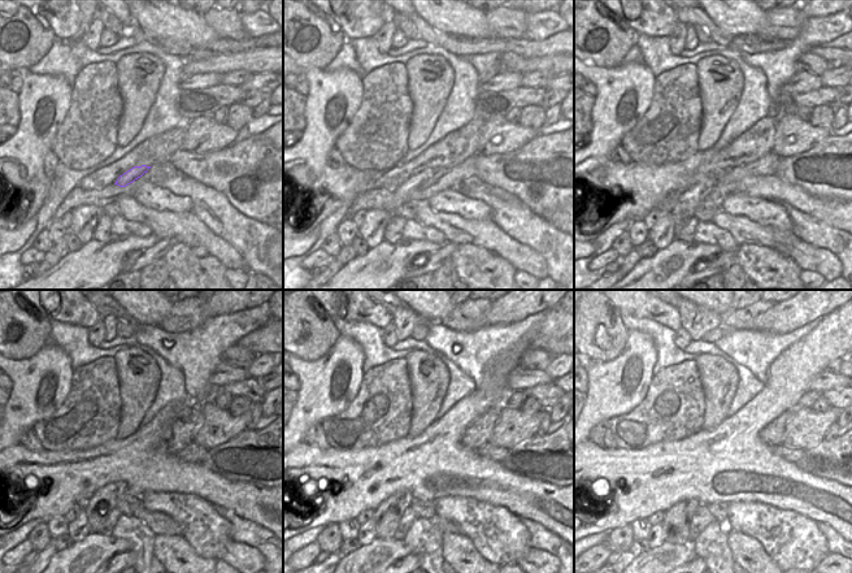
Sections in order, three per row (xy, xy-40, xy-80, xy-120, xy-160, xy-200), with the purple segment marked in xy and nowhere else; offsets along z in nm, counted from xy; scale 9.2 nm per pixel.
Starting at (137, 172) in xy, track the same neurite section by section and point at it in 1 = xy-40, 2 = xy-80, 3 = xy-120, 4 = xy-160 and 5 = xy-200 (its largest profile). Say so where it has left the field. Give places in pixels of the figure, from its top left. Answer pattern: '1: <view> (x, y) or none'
1: xy-40 (413, 182)
2: xy-80 (691, 198)
3: xy-120 (98, 508)
4: xy-160 (387, 515)
5: xy-200 (676, 524)

